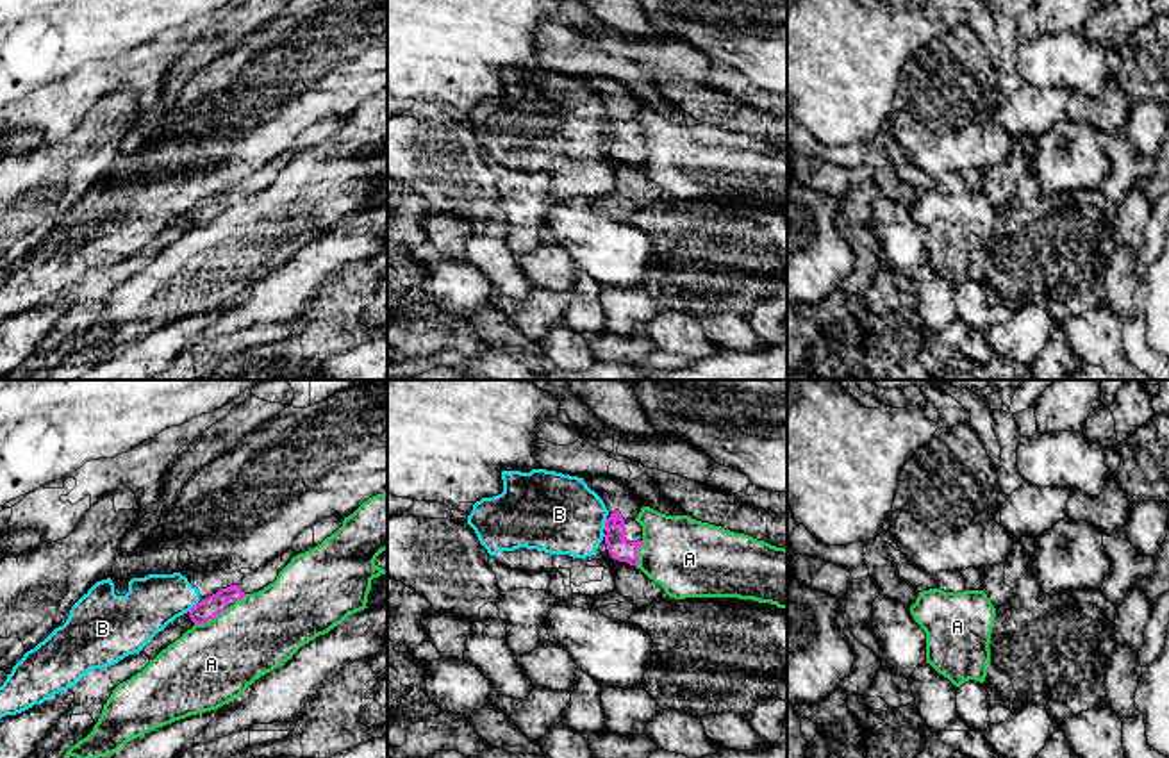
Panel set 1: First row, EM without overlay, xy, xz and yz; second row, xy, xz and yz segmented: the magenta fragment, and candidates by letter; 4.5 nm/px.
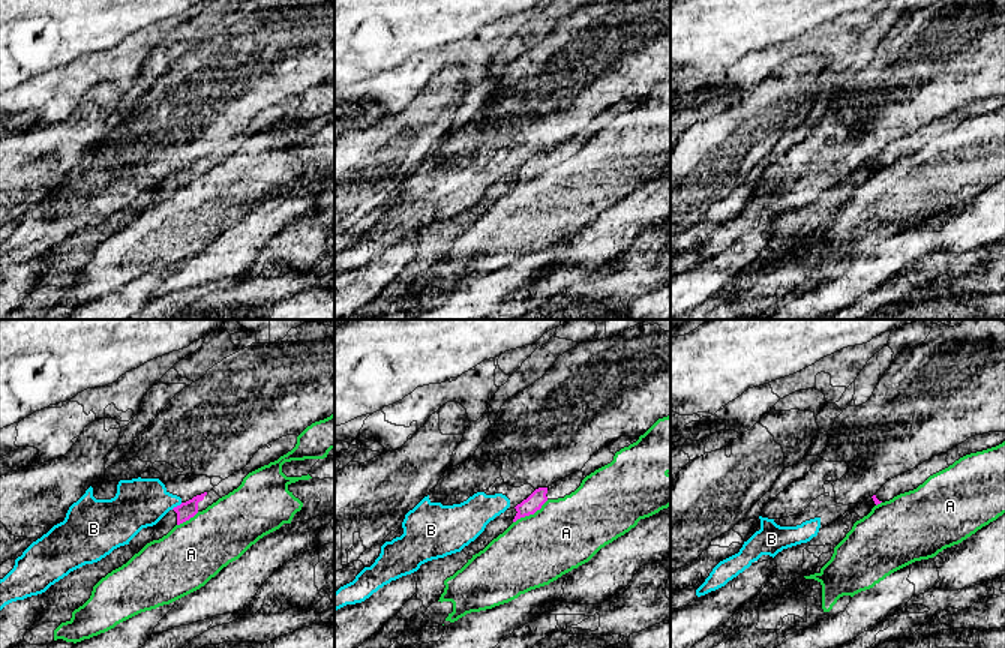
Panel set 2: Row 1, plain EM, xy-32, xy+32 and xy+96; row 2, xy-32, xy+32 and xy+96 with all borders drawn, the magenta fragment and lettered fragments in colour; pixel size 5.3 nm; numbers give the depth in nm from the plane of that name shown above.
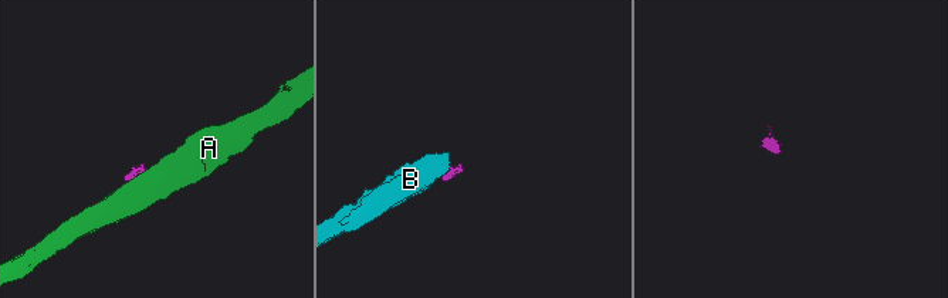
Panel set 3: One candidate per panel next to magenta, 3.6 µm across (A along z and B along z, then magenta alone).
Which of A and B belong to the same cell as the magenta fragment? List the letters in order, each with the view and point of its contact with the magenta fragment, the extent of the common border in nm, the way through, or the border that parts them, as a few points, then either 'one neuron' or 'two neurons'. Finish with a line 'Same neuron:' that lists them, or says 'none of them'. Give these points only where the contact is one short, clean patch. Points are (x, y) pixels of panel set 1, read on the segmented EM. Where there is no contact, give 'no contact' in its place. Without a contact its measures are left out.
A: contact xy (211, 617); length 170 nm; border xy (227, 609), (195, 625); two neurons
B: contact xz (605, 525); length 50 nm; two neurons
Same neuron: none of them

